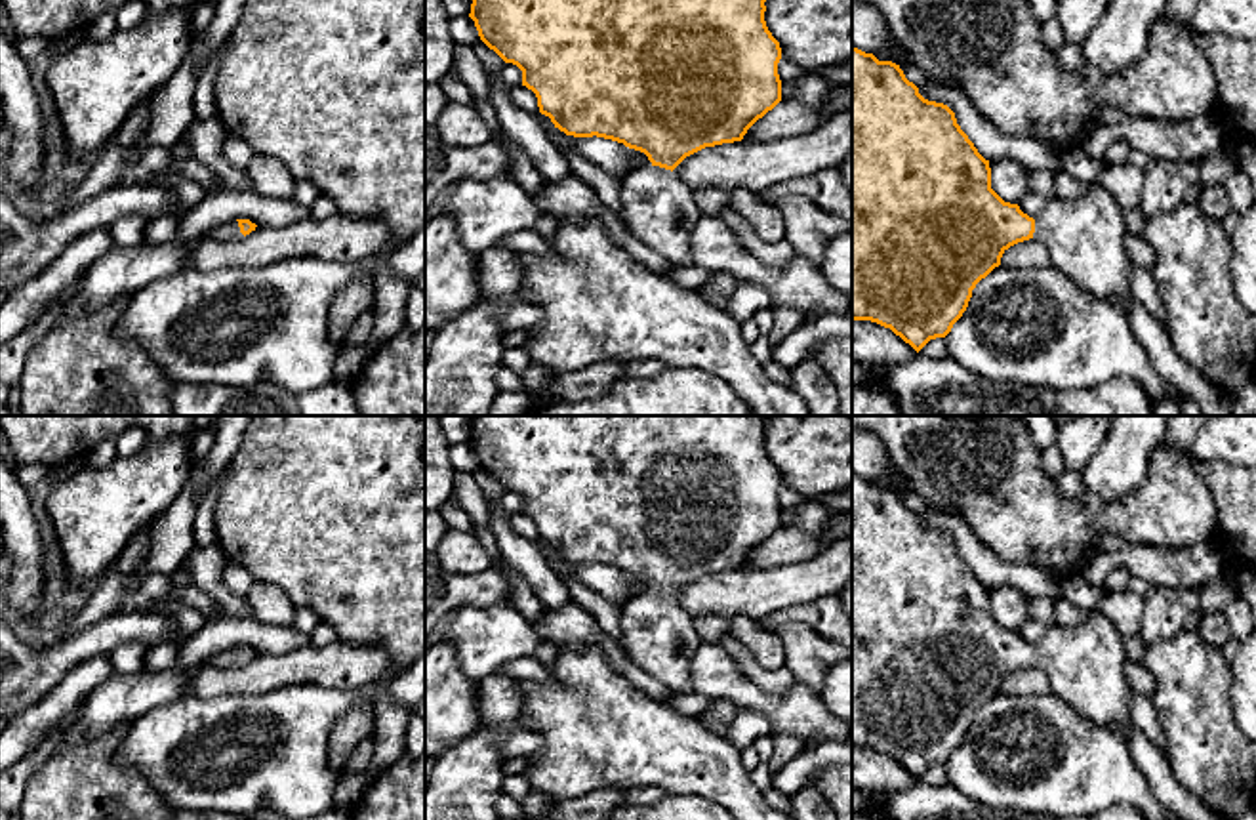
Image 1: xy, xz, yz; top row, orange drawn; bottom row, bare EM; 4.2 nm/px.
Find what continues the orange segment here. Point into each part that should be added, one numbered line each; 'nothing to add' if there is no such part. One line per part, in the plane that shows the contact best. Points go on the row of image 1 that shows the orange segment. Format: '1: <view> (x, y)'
1: xz (660, 208)

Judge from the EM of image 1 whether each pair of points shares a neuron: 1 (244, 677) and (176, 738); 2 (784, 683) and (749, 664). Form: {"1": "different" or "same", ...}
{"1": "different", "2": "same"}

